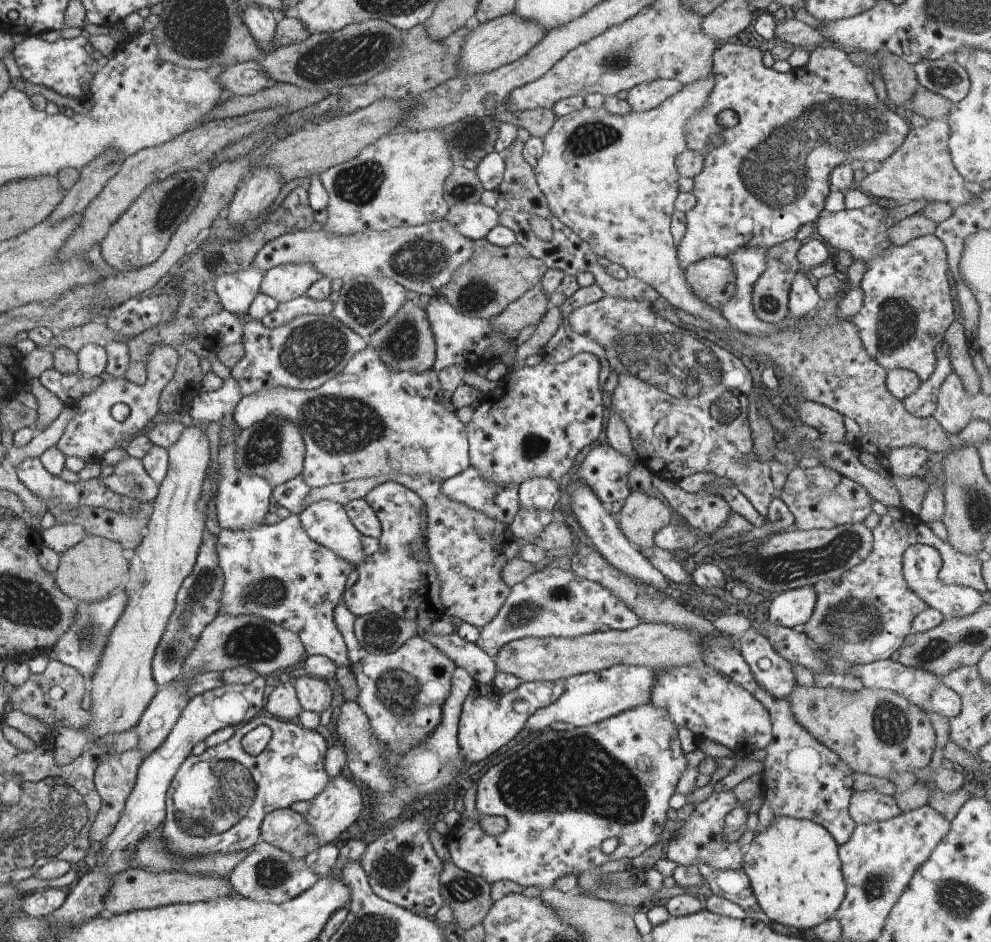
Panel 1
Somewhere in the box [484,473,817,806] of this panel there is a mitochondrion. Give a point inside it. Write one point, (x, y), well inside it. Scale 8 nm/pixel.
(529, 612)

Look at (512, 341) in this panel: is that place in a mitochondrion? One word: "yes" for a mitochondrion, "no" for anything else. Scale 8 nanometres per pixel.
no

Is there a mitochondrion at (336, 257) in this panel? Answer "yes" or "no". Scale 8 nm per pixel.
no

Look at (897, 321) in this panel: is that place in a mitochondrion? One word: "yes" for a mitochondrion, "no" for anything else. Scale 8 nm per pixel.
yes

